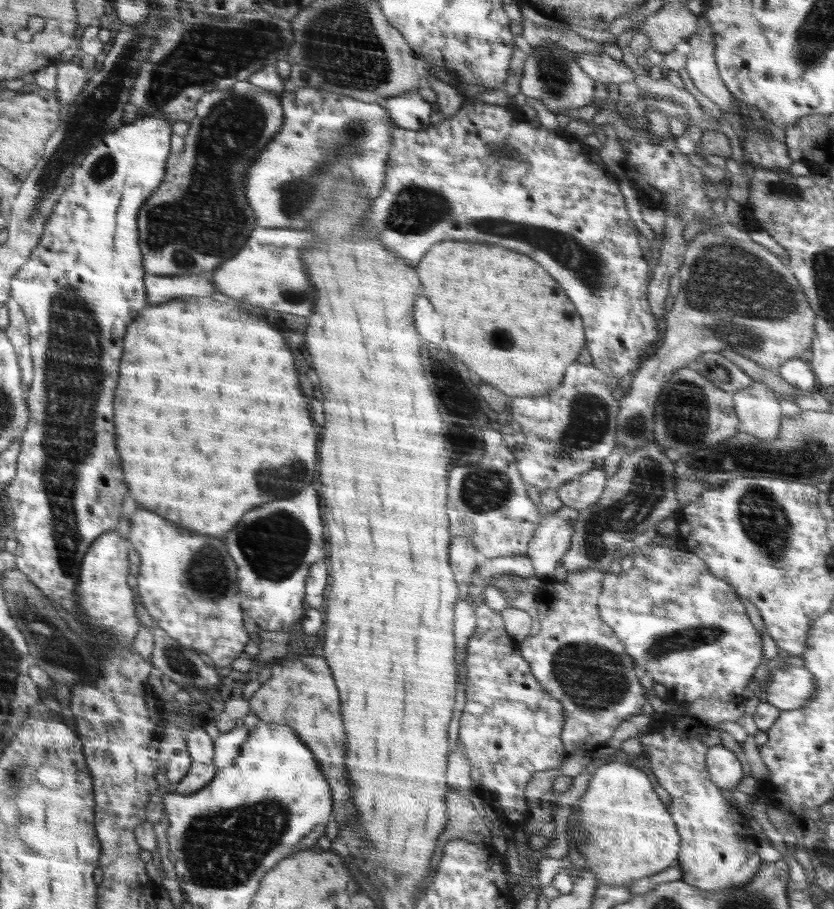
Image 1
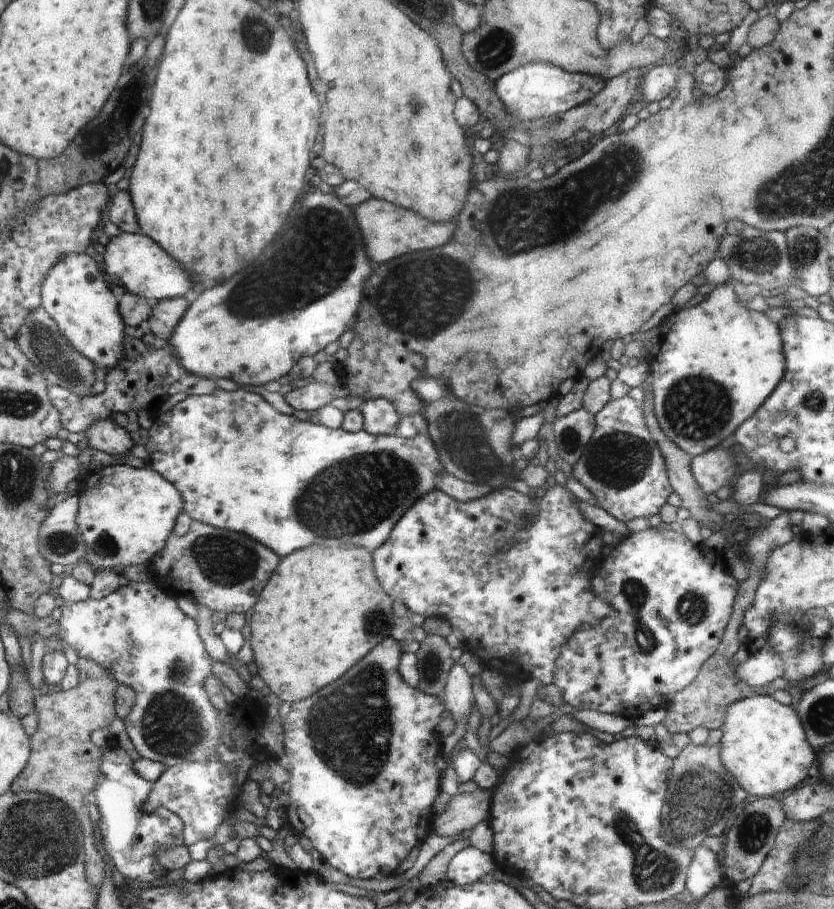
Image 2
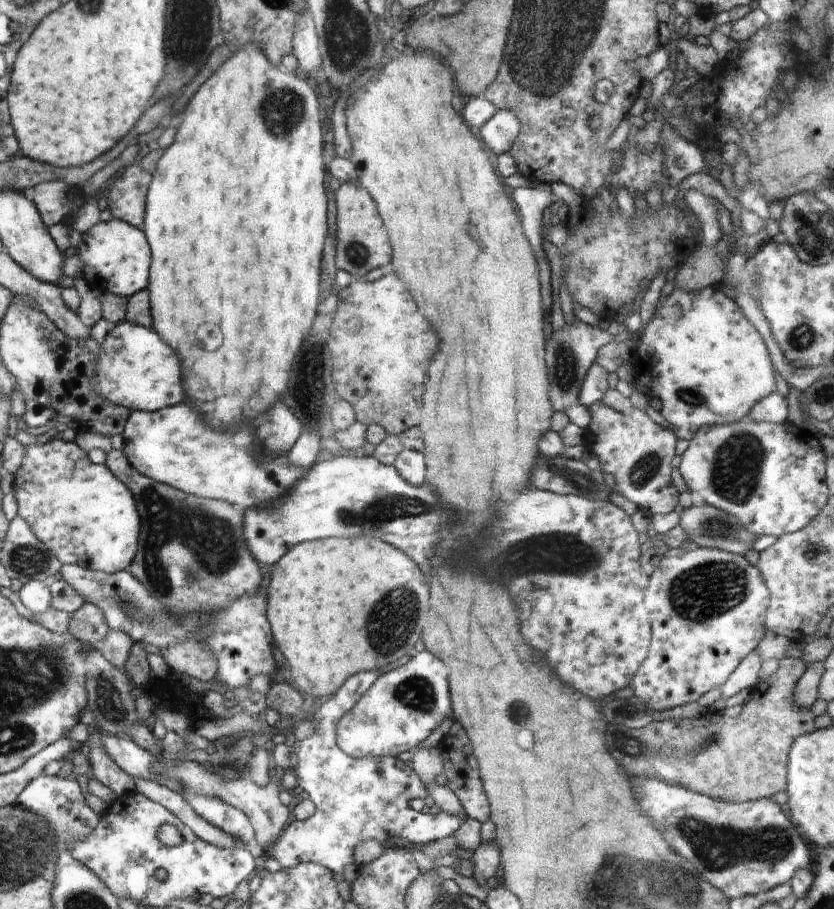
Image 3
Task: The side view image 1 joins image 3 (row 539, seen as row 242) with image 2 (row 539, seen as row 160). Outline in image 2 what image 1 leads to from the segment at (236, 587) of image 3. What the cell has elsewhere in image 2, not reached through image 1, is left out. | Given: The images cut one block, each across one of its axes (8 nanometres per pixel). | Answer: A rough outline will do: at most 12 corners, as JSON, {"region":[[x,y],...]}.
{"region":[[192,521],[151,568],[164,592],[244,614],[280,558]]}

